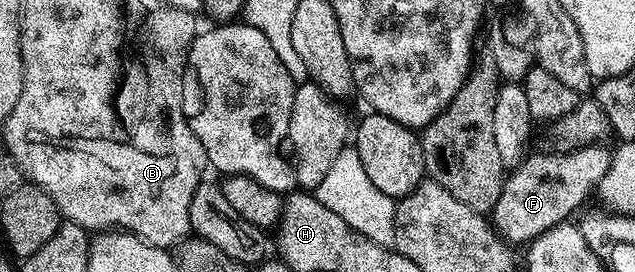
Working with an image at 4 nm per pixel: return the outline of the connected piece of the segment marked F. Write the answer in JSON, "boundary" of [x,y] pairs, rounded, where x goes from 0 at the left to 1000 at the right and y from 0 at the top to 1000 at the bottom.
{"boundary":[[[940,533],[912,540],[904,563],[883,570],[833,566],[814,614],[805,618],[794,662],[791,724],[784,724],[784,754],[778,754],[772,783],[787,871],[806,901],[830,901],[868,835],[899,809],[920,724],[943,684],[954,621],[961,614],[964,555],[954,544]]]}

